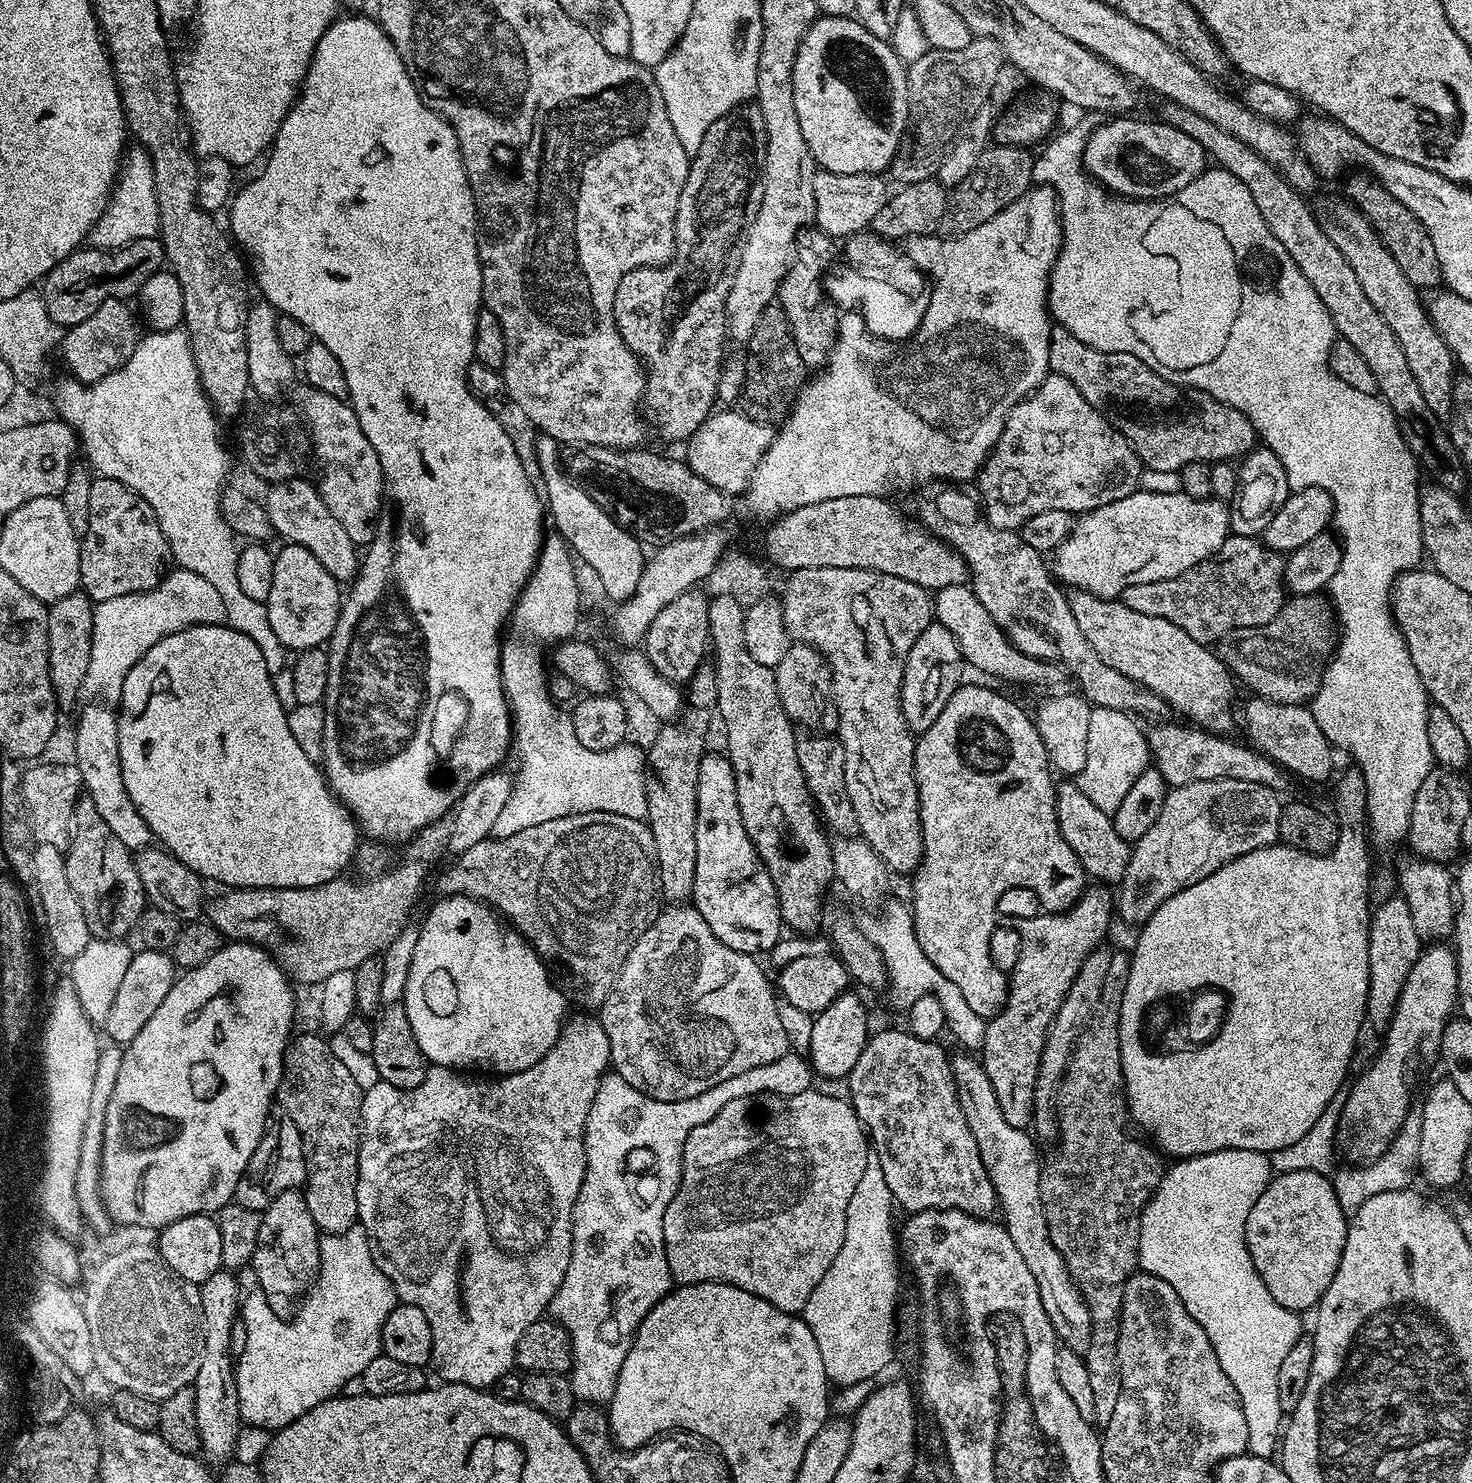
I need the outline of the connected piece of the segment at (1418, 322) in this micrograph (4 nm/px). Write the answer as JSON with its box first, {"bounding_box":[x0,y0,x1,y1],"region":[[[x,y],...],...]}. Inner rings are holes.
{"bounding_box":[1326,202,1454,418],"region":[[[1351,202],[1336,204],[1332,208],[1332,220],[1336,224],[1327,225],[1326,231],[1342,250],[1342,258],[1350,262],[1350,270],[1362,282],[1362,290],[1366,290],[1366,298],[1374,305],[1374,310],[1382,314],[1386,326],[1394,330],[1394,338],[1398,338],[1398,346],[1402,346],[1402,354],[1406,354],[1406,363],[1418,381],[1418,390],[1422,390],[1422,398],[1426,398],[1426,406],[1434,410],[1438,418],[1448,418],[1452,415],[1452,385],[1454,375],[1454,357],[1446,346],[1442,334],[1432,325],[1428,316],[1427,307],[1420,304],[1421,293],[1413,288],[1412,283],[1402,274],[1398,262],[1382,246],[1378,234],[1370,226],[1370,222],[1360,212],[1360,209]]]}

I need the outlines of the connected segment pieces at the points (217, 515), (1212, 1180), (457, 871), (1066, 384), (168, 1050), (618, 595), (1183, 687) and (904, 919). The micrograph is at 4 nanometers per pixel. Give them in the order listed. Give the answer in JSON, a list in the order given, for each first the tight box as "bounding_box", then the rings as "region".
[{"bounding_box":[54,326,286,673],"region":[[[180,326],[166,330],[165,332],[149,331],[141,339],[140,343],[137,344],[135,350],[131,352],[127,360],[120,367],[106,374],[101,380],[94,381],[93,384],[81,384],[75,378],[67,379],[60,380],[56,384],[56,396],[54,395],[55,411],[58,413],[59,419],[69,424],[75,431],[79,447],[82,449],[82,452],[88,455],[89,462],[87,461],[87,463],[90,465],[91,471],[106,478],[114,478],[118,482],[122,482],[122,486],[126,486],[131,492],[137,492],[146,501],[150,506],[150,510],[154,510],[158,526],[168,543],[171,559],[179,567],[190,570],[202,578],[206,578],[206,582],[211,582],[214,585],[214,590],[218,590],[218,595],[226,606],[224,620],[228,627],[246,634],[246,638],[251,638],[258,645],[258,650],[262,650],[262,658],[266,658],[266,670],[268,672],[275,673],[282,671],[286,666],[286,660],[284,660],[286,649],[282,642],[278,642],[278,634],[274,634],[274,630],[270,630],[270,618],[268,617],[265,601],[249,598],[246,594],[242,594],[242,586],[238,586],[238,540],[230,530],[230,526],[226,526],[226,522],[222,518],[222,510],[220,509],[220,497],[225,491],[224,479],[228,476],[228,452],[224,449],[223,438],[220,437],[221,421],[218,419],[216,413],[213,412],[212,403],[208,401],[208,396],[200,385],[198,370],[194,366],[192,347],[188,341],[187,332]]]},{"bounding_box":[1139,1148,1302,1457],"region":[[[1231,1148],[1180,1158],[1173,1164],[1176,1165],[1173,1168],[1171,1165],[1161,1176],[1148,1205],[1144,1207],[1144,1213],[1140,1215],[1139,1267],[1151,1276],[1170,1282],[1178,1298],[1182,1298],[1182,1306],[1186,1306],[1194,1322],[1206,1330],[1214,1346],[1214,1354],[1218,1354],[1218,1362],[1222,1370],[1226,1370],[1226,1378],[1230,1378],[1234,1390],[1240,1395],[1240,1405],[1248,1418],[1248,1452],[1253,1456],[1275,1457],[1282,1436],[1278,1370],[1286,1354],[1290,1354],[1290,1346],[1298,1342],[1302,1328],[1301,1317],[1286,1310],[1286,1306],[1278,1306],[1270,1290],[1266,1290],[1266,1282],[1262,1282],[1258,1270],[1254,1270],[1244,1237],[1248,1212],[1274,1175],[1271,1162],[1263,1152]]]},{"bounding_box":[443,812,662,1006],"region":[[[575,812],[562,818],[554,818],[550,822],[542,822],[538,826],[518,830],[518,834],[510,834],[506,838],[489,838],[478,842],[474,846],[470,846],[470,850],[459,853],[453,860],[456,861],[444,872],[445,889],[443,891],[448,894],[468,896],[472,900],[487,904],[532,945],[541,960],[547,962],[553,969],[555,969],[554,967],[565,968],[568,971],[566,996],[573,1005],[593,1004],[593,1006],[599,1006],[603,1004],[605,998],[610,994],[614,982],[619,978],[622,966],[626,962],[634,942],[638,942],[638,938],[642,938],[642,934],[656,919],[658,909],[662,904],[658,854],[654,850],[654,834],[648,829],[644,820],[626,818],[622,814],[614,814],[613,812]]]},{"bounding_box":[974,374,1141,530],"region":[[[1049,374],[1033,392],[1008,411],[1002,434],[976,473],[974,485],[980,491],[978,500],[987,523],[994,528],[1018,530],[1026,518],[1042,514],[1042,510],[1083,514],[1093,512],[1098,506],[1118,502],[1118,498],[1126,498],[1140,488],[1141,471],[1136,451],[1108,417],[1082,398],[1074,382],[1059,374]]]},{"bounding_box":[100,942,296,1230],"region":[[[243,942],[225,943],[213,956],[206,958],[206,962],[177,975],[162,1006],[158,1006],[150,1022],[142,1026],[142,1031],[134,1034],[134,1042],[124,1048],[122,1066],[118,1066],[118,1078],[114,1081],[114,1090],[110,1090],[110,1102],[106,1102],[104,1145],[100,1151],[100,1196],[117,1225],[159,1230],[187,1216],[219,1213],[227,1204],[233,1203],[238,1182],[262,1138],[268,1114],[274,1107],[276,1087],[284,1069],[284,1052],[294,1032],[292,1019],[296,1016],[296,996],[291,987],[288,973],[268,949]]]},{"bounding_box":[536,435,646,601],"region":[[[541,435],[539,439],[536,444],[536,464],[540,467],[541,478],[544,479],[542,496],[546,501],[546,512],[551,523],[552,520],[556,523],[555,531],[568,541],[577,557],[584,559],[592,569],[595,569],[595,573],[602,581],[604,595],[609,601],[628,600],[638,586],[638,578],[642,578],[646,559],[645,549],[636,537],[631,536],[622,526],[618,526],[616,517],[598,503],[591,491],[569,479],[562,467],[561,449],[556,441],[545,435]]]},{"bounding_box":[1070,591,1234,733],"region":[[[1073,591],[1070,599],[1074,619],[1078,621],[1082,634],[1086,634],[1086,642],[1094,646],[1094,654],[1098,654],[1098,658],[1102,658],[1106,666],[1118,670],[1118,674],[1126,674],[1126,678],[1130,678],[1135,684],[1141,684],[1143,688],[1158,694],[1158,698],[1165,700],[1173,713],[1181,712],[1188,719],[1185,721],[1191,722],[1195,727],[1203,728],[1205,732],[1231,733],[1232,724],[1234,728],[1234,677],[1209,645],[1200,644],[1190,638],[1186,630],[1174,626],[1174,622],[1166,622],[1166,618],[1154,618],[1154,614],[1138,614],[1138,610],[1130,610],[1130,606],[1126,606],[1119,598],[1104,600],[1101,596],[1089,592]]]},{"bounding_box":[866,904,986,1049],"region":[[[894,904],[885,916],[870,921],[868,928],[866,927],[866,935],[872,941],[873,946],[882,954],[884,966],[888,970],[888,984],[901,1006],[912,1004],[923,996],[938,998],[938,1002],[942,1002],[947,1031],[949,1033],[952,1031],[968,1047],[965,1049],[983,1049],[984,1035],[986,1034],[985,1017],[974,1014],[974,1010],[970,1010],[970,1005],[966,1002],[962,990],[958,990],[958,986],[954,986],[954,982],[946,979],[936,969],[934,962],[930,962],[930,958],[926,958],[926,954],[922,954],[922,946],[918,946],[912,918],[905,905],[903,908],[900,904]]]}]

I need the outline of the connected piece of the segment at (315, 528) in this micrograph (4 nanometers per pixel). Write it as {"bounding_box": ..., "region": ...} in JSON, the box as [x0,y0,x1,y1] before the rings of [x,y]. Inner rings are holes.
{"bounding_box":[264,476,358,582],"region":[[[299,476],[269,487],[264,505],[272,529],[287,543],[306,546],[306,550],[310,550],[310,554],[314,554],[314,558],[318,558],[318,562],[322,562],[322,566],[326,566],[328,573],[338,582],[351,582],[356,579],[358,571],[358,545],[348,537],[338,518],[322,502],[319,489],[304,479]]]}

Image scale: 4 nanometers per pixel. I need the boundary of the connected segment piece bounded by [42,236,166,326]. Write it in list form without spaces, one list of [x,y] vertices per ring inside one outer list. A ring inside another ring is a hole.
[[[156,236],[135,240],[115,251],[81,246],[65,260],[59,260],[42,281],[44,305],[55,324],[71,326],[86,322],[98,306],[107,300],[124,300],[135,297],[143,283],[165,267],[164,248]],[[44,287],[44,288],[43,288]]]

